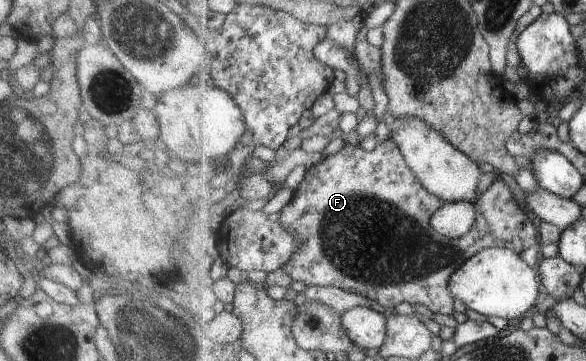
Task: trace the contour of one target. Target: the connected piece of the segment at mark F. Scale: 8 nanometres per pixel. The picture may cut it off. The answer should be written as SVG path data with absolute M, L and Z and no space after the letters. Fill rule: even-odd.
M389 137L382 144L379 144L374 150L363 149L361 144L351 145L344 144L344 146L336 153L323 157L322 162L317 165L311 166L306 170L305 177L298 188L293 192L293 196L289 203L284 206L280 212L280 222L282 226L290 231L299 241L299 249L293 254L293 257L289 260L289 263L283 268L283 270L295 281L302 281L308 287L314 286L337 286L347 291L354 291L355 293L364 295L372 300L382 303L386 308L395 307L399 305L401 301L407 301L409 304L421 303L425 305L433 313L441 313L445 315L453 315L453 299L454 293L450 288L451 276L474 255L477 255L480 251L487 248L509 248L511 251L521 253L529 247L538 247L541 244L540 233L537 232L537 227L533 225L531 217L519 209L517 201L513 197L515 190L512 187L511 181L506 180L502 176L496 176L490 186L483 193L477 197L475 207L477 207L477 221L471 228L469 233L465 233L460 238L448 238L443 234L439 234L438 231L431 225L430 219L432 215L443 207L446 202L441 199L434 192L430 192L422 183L418 180L418 177L414 174L414 171L407 165L406 159L403 157L401 148Z

